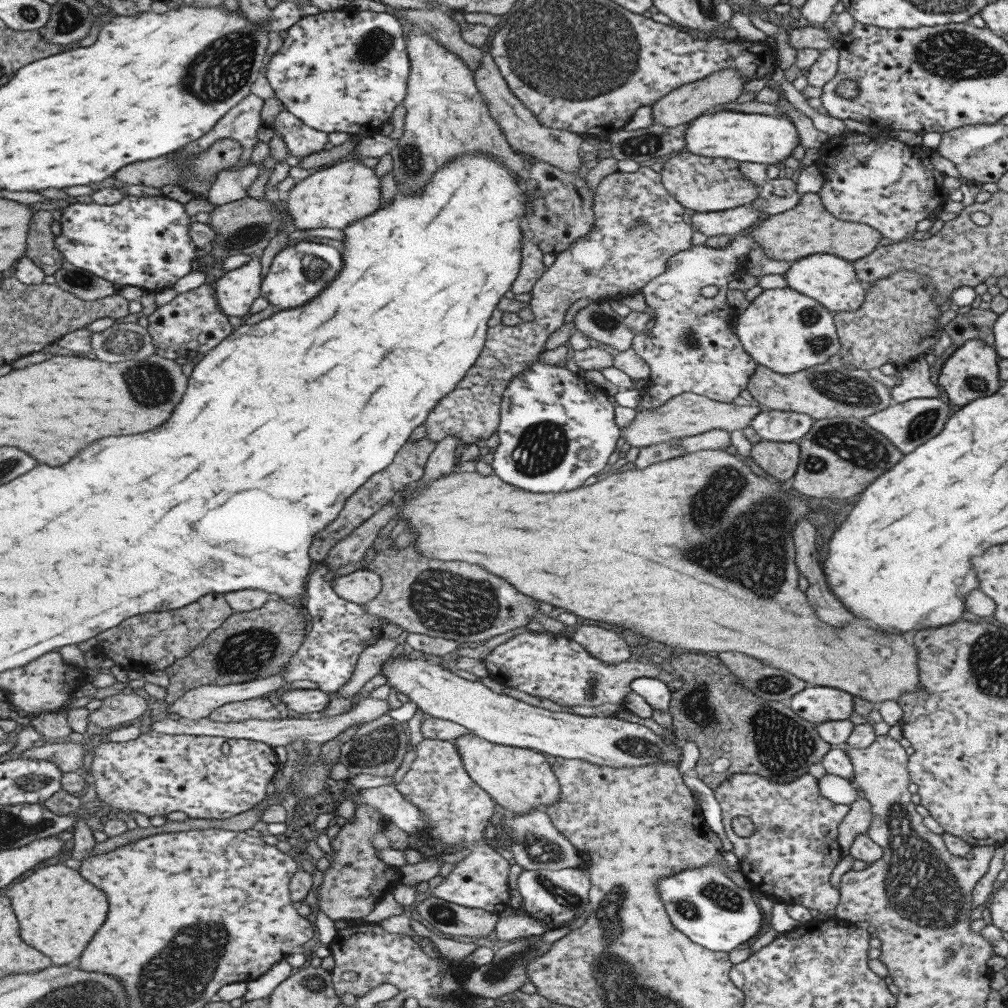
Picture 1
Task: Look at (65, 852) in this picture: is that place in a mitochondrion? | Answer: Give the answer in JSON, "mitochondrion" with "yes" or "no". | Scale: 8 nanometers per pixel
{"mitochondrion":"no"}

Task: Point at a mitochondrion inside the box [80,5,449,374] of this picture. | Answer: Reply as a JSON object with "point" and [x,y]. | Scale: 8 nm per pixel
{"point":[222,68]}

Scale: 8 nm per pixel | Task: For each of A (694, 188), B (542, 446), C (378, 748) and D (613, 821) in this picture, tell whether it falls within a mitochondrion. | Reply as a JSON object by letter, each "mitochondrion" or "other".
{"A":"other","B":"mitochondrion","C":"mitochondrion","D":"other"}

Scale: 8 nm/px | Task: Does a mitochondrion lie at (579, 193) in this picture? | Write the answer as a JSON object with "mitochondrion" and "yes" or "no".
{"mitochondrion":"no"}

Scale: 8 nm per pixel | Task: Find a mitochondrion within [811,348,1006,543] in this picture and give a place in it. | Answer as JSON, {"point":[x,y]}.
{"point":[921,425]}

